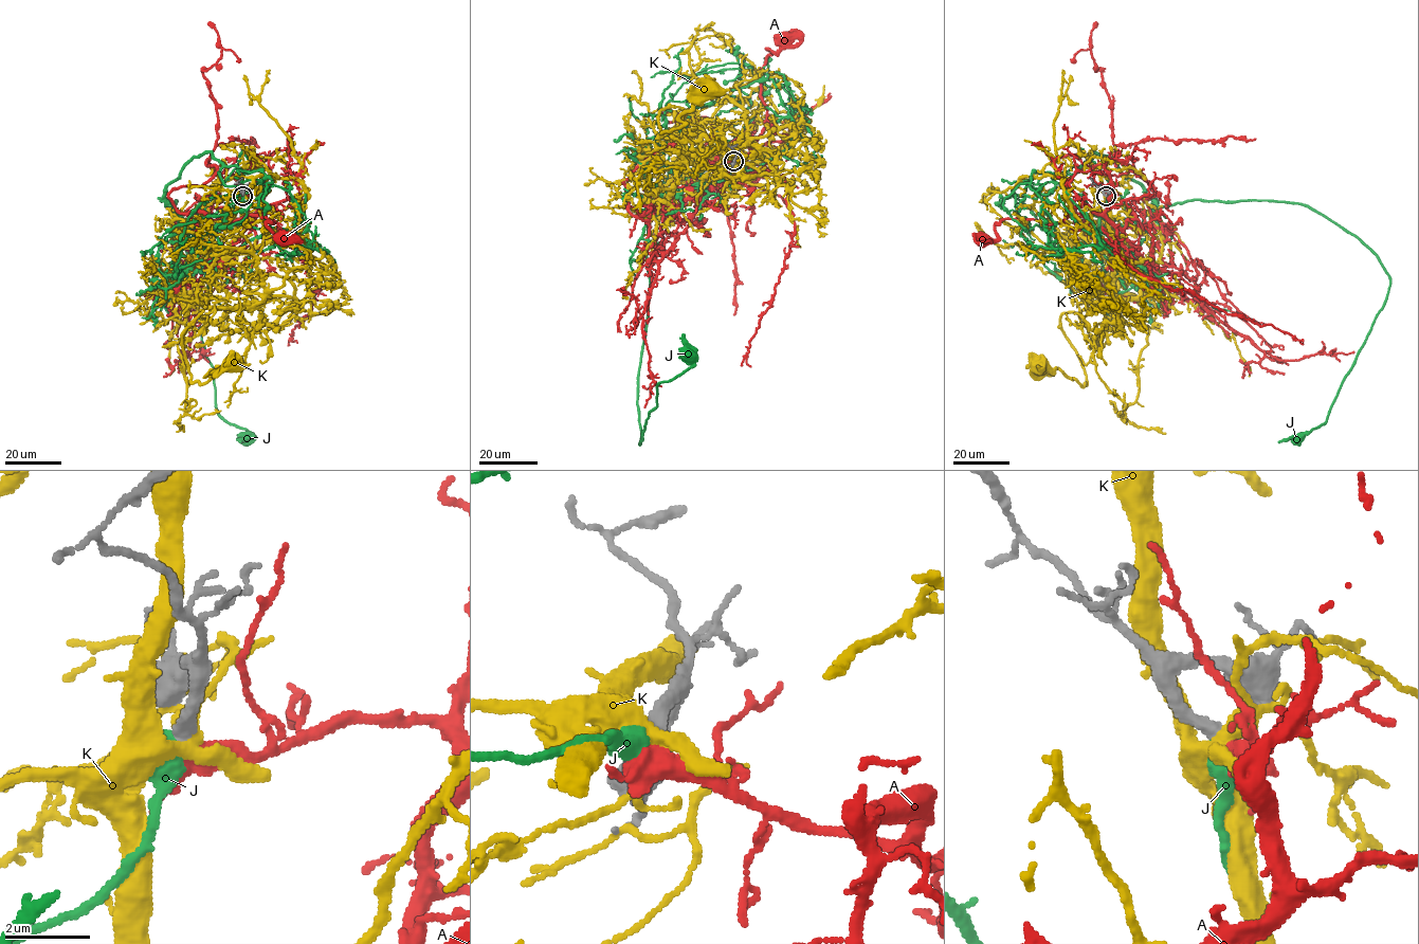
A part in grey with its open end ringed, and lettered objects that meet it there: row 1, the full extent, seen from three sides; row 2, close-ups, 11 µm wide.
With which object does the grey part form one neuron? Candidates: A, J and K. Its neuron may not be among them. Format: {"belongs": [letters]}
{"belongs": ["A"]}

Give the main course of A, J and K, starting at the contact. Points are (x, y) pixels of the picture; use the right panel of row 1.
A: (1107, 196), (1103, 212), (1053, 224), (1004, 218), (995, 224), (997, 238), (982, 239)
J: (1106, 196), (1113, 219), (1141, 223), (1194, 200), (1301, 203), (1377, 256), (1386, 298), (1326, 422), (1299, 438)
K: (1106, 196), (1113, 293), (1103, 304), (1060, 318), (1087, 383), (1083, 386), (1039, 363)

